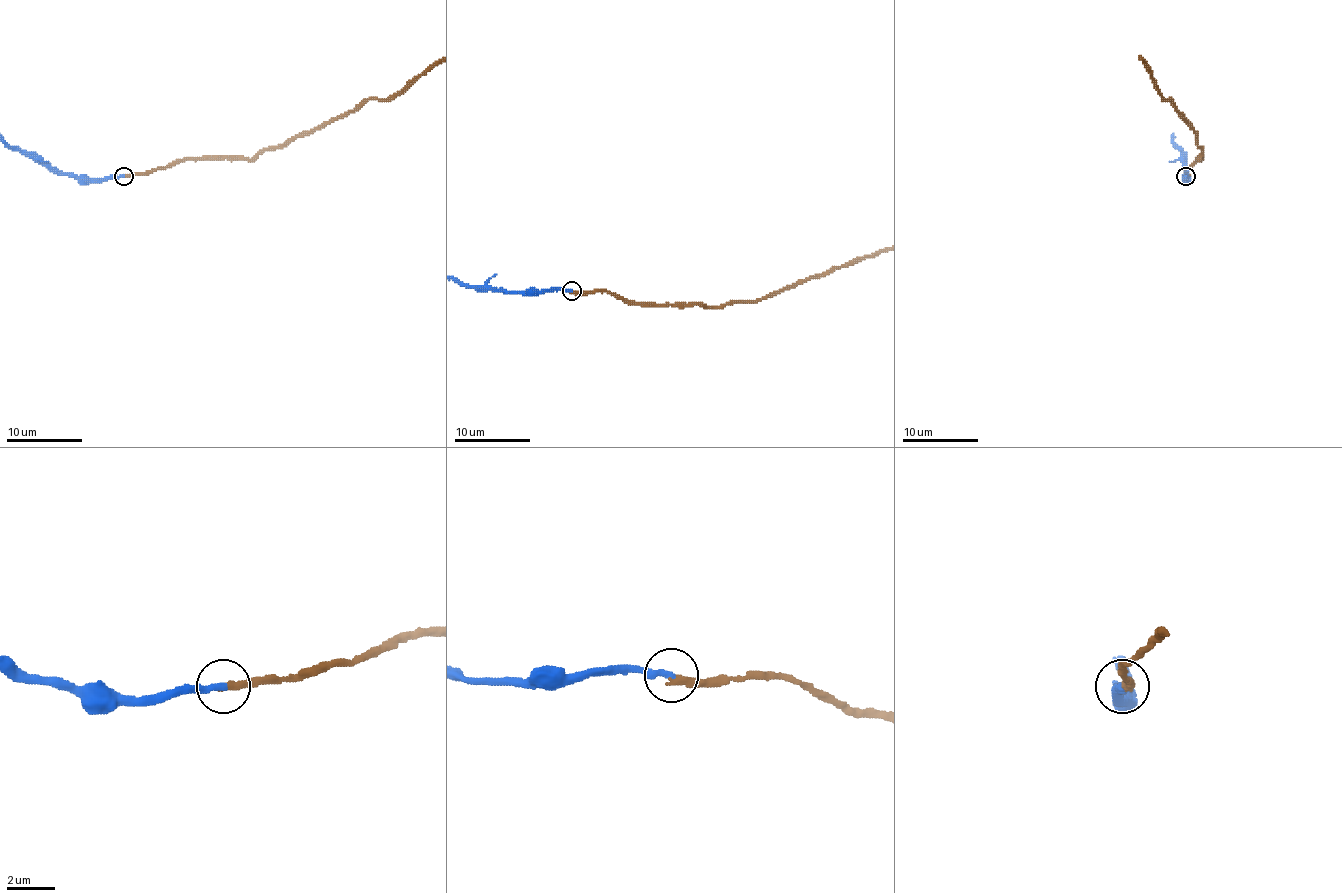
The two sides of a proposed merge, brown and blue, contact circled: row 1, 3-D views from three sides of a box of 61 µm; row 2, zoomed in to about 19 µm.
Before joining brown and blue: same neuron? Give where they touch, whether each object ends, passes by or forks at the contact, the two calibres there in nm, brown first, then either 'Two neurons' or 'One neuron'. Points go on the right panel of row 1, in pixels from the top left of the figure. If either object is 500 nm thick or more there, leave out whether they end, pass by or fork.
Place: (1186, 176). At the ring brown ends. At the ring blue ends. Thickness 320 nm (brown) against 280 nm. One neuron

